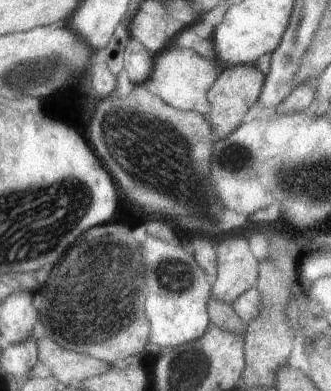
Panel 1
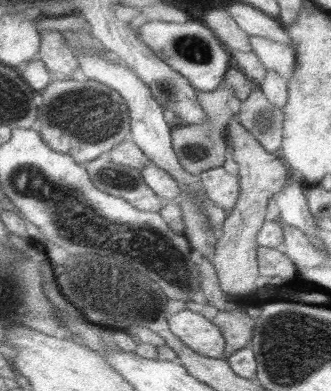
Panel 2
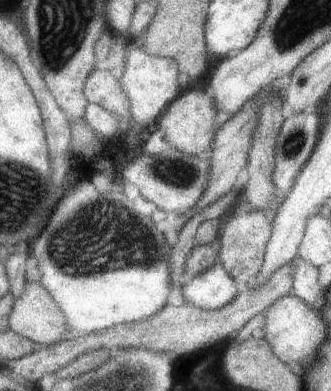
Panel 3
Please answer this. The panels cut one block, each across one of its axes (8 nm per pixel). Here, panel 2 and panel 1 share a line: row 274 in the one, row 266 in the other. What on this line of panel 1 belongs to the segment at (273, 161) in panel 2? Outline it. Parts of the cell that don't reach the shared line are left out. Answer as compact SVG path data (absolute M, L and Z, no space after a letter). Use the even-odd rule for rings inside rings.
M219 236L219 238L215 238L215 244L217 244L217 280L211 288L211 296L215 296L219 302L231 306L241 294L245 294L249 288L257 286L259 264L247 246L247 240L241 236L233 236L233 238L225 238L225 240L221 240L221 236Z

